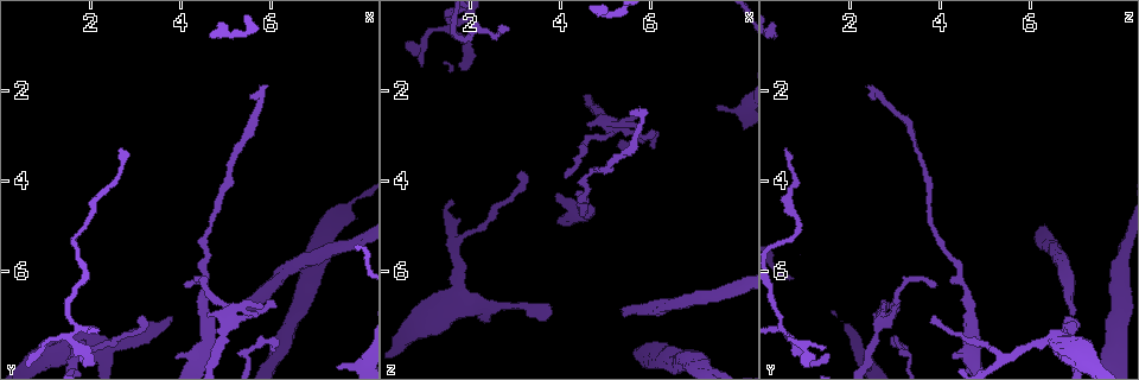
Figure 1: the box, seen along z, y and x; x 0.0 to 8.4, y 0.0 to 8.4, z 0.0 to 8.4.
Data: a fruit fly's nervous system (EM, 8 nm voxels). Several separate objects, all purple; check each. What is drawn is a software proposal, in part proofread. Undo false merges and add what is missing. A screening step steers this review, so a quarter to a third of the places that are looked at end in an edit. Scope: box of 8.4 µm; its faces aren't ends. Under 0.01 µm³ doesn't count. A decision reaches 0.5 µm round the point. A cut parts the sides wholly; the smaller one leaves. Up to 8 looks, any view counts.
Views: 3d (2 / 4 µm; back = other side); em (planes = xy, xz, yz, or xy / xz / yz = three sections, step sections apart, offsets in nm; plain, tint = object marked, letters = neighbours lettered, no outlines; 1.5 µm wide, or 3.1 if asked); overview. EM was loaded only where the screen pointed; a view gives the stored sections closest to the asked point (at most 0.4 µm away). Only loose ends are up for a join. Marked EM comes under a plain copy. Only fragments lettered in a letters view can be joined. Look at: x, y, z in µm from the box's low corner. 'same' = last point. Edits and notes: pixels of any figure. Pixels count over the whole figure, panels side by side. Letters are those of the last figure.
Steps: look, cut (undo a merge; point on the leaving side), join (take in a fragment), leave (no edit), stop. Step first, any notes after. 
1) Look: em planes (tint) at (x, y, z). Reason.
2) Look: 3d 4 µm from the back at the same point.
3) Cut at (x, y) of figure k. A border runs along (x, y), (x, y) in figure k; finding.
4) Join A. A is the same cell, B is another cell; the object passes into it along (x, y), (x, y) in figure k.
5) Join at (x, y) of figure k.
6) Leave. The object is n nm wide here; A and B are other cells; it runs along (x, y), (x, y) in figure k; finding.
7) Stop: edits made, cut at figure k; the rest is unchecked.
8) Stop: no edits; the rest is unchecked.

Look: em xz step 4 (tint) at (0.95, 7.70, 1.50). Free end.

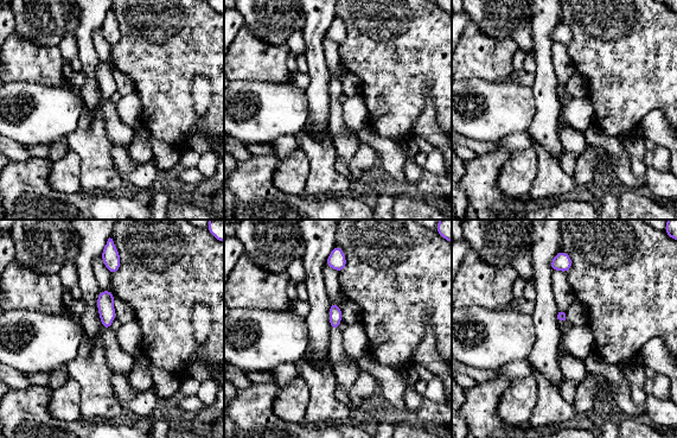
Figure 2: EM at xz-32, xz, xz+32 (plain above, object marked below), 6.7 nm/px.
Look: em planes (tint) at the same point. Cut it another way.

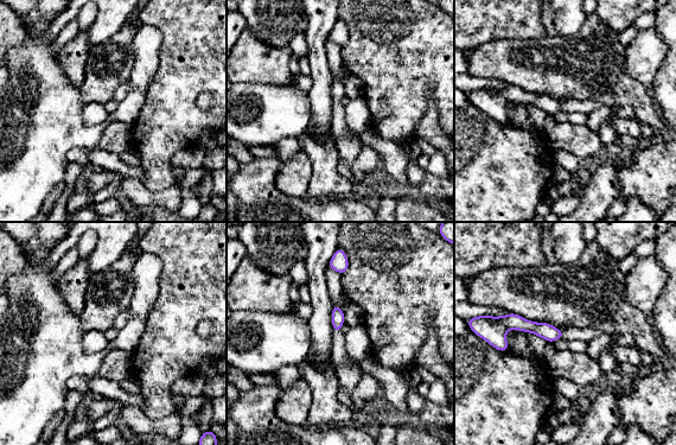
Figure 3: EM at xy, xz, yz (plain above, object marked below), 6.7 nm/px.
Look: em planes (letters) at the same point.

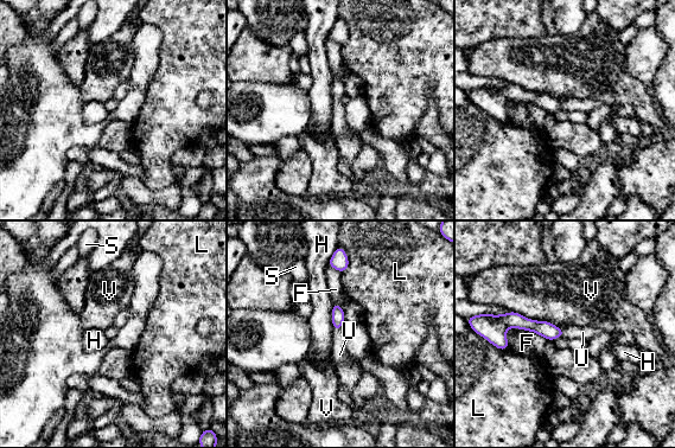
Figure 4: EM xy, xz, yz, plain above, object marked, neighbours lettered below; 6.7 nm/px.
Join U. U is the same cell, F, H, L, S and V are other cells; the object passes into it along (548, 331), (564, 333), (583, 332) in figure 4; it goes on there.

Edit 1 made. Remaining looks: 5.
Look: 3d 2 µm at (5.90, 1.85, 2.45). Free end.

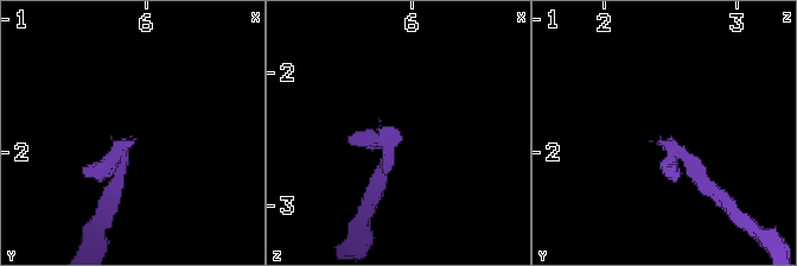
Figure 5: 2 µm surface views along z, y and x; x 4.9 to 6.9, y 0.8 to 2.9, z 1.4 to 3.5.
Look: em xz step 4 (letters) at (5.92, 1.90, 2.48).

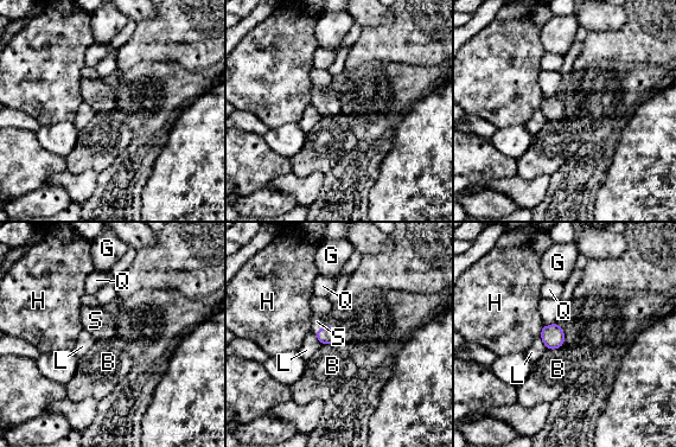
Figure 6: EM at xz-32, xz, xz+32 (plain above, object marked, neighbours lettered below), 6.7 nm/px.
Look: em planes (letters) at the same point. Cut it another way.

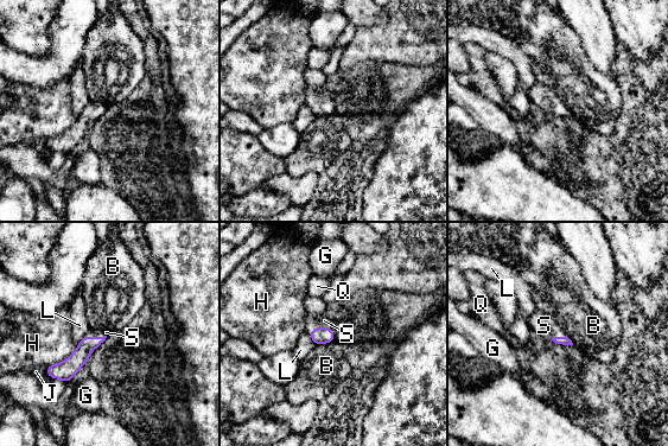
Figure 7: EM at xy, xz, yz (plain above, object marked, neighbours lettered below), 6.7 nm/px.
Join S. S is the same cell, B, G, H, J, L and Q are other cells; the object passes into it along (319, 335), (319, 326), (324, 320) in figure 7; it goes on there.

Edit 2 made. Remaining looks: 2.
Look: em planes (letters) at (1.60, 7.85, 5.50). Three-way junction.

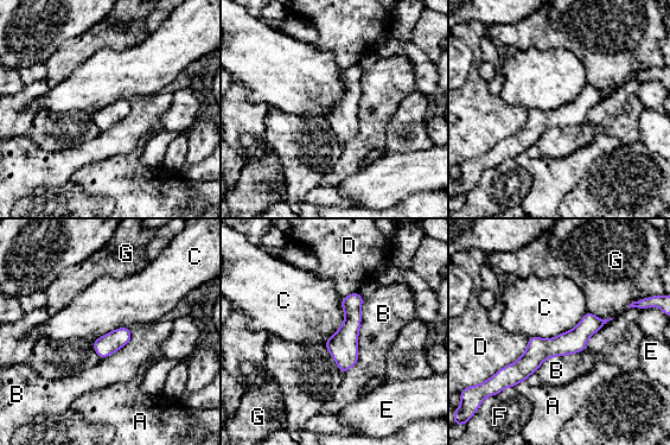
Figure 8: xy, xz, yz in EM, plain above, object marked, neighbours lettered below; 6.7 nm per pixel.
Leave. The longest contact is with B, 550 nm; A, B, C, D, E, F and G are other cells; a border runs along (587, 311), (553, 337), (527, 337) in figure 8; all the same neuron.

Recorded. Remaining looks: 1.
Stop: edits made, join at figure 4, join at figure 7; the rest is unchecked.

